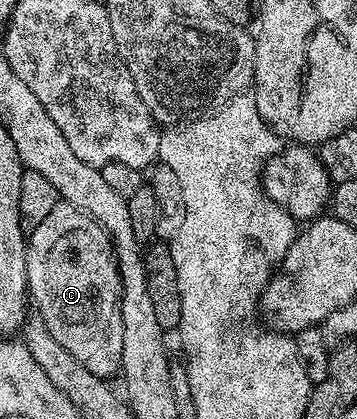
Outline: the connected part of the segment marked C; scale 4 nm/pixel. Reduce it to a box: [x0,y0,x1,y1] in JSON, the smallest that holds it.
[26,203,122,379]

